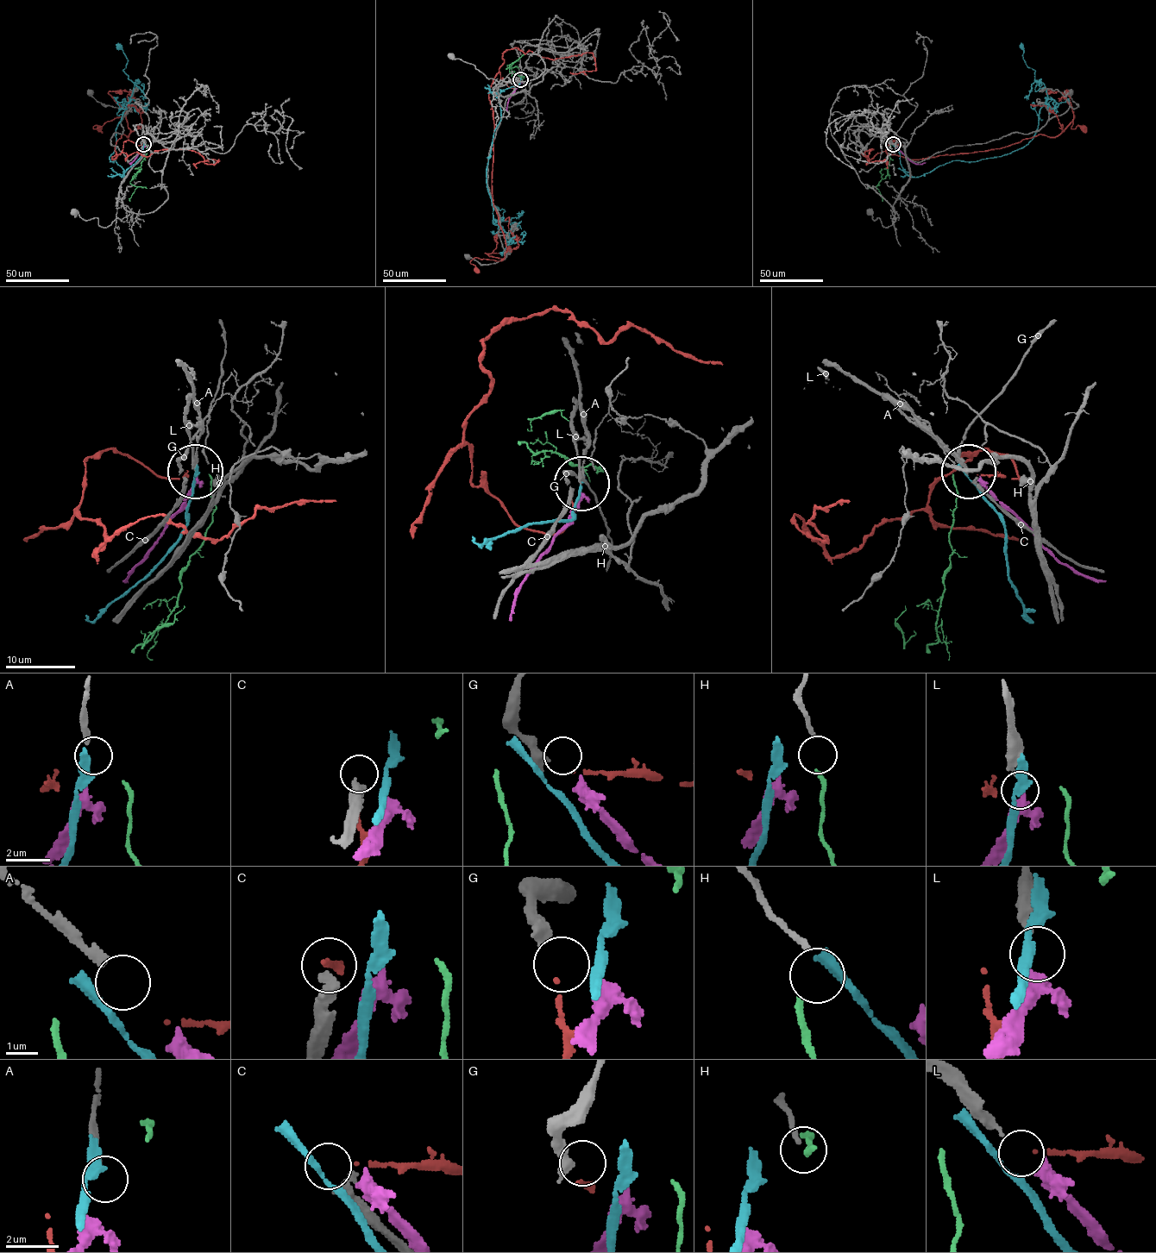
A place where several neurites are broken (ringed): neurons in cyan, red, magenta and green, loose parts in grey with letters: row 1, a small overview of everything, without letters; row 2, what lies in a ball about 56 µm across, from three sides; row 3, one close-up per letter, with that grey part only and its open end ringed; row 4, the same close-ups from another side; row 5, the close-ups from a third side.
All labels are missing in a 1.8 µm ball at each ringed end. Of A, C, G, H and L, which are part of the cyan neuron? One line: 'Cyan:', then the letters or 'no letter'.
Cyan: no letter

